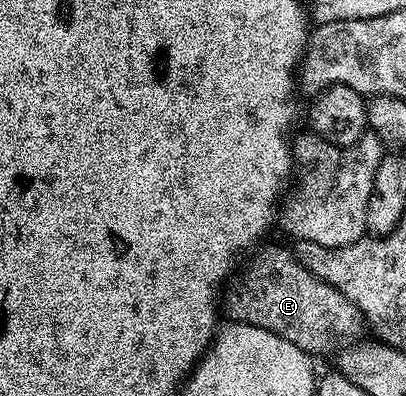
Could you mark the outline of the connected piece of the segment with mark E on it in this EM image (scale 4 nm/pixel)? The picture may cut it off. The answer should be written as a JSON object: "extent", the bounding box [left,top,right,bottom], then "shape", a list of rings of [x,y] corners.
{"extent":[228,246,366,356],"shape":[[[268,246],[265,250],[255,251],[256,259],[248,266],[244,279],[232,290],[228,298],[228,306],[232,309],[232,318],[251,326],[261,326],[294,344],[309,356],[328,354],[347,348],[357,340],[365,337],[366,323],[364,313],[359,310],[342,292],[338,292],[330,284],[326,284],[318,276],[314,276],[300,261],[295,253],[283,250],[280,246]]]}

